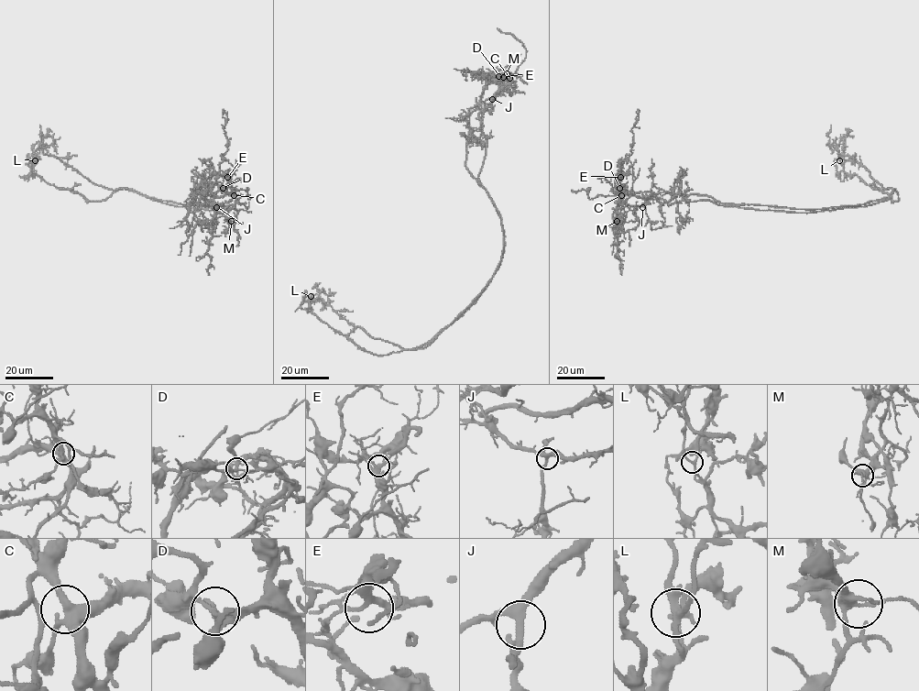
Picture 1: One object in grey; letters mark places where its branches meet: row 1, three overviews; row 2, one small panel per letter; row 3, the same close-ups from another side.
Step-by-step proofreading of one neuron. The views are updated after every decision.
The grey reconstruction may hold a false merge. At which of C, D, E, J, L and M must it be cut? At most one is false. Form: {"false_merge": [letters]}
{"false_merge": ["D"]}

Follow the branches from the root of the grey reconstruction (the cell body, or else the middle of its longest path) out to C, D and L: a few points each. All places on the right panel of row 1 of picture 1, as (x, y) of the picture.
C: (805, 209), (754, 204), (721, 205), (708, 200), (681, 200), (668, 203), (653, 196), (621, 195)
D: (805, 209), (721, 205), (708, 200), (668, 203), (653, 196), (622, 194), (619, 188)
L: (805, 209), (863, 204), (886, 198), (894, 189), (898, 200), (894, 202), (855, 174), (846, 173), (839, 160)

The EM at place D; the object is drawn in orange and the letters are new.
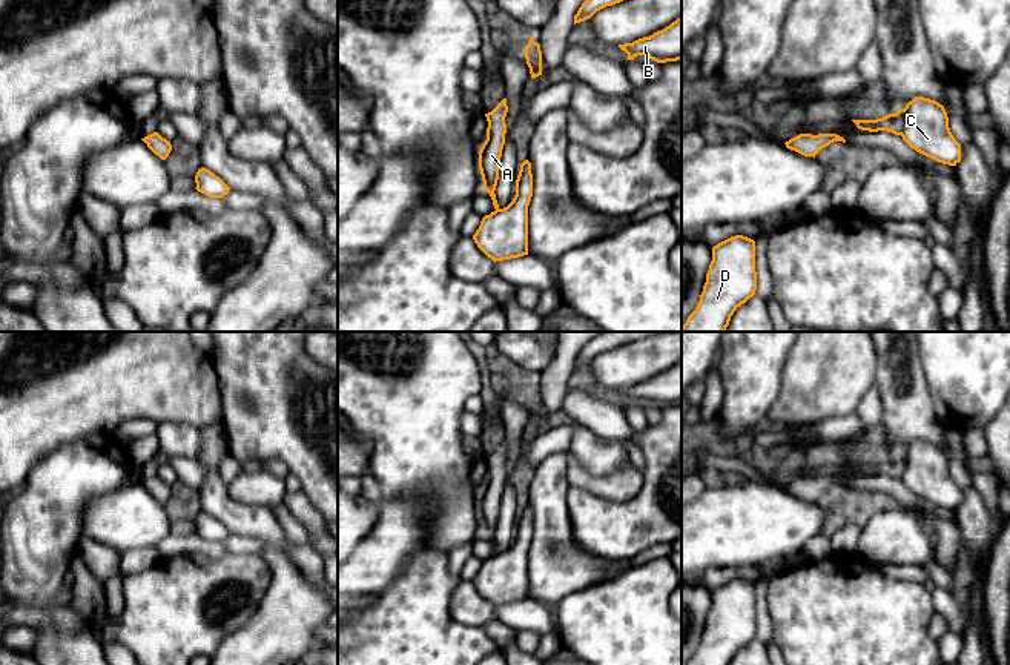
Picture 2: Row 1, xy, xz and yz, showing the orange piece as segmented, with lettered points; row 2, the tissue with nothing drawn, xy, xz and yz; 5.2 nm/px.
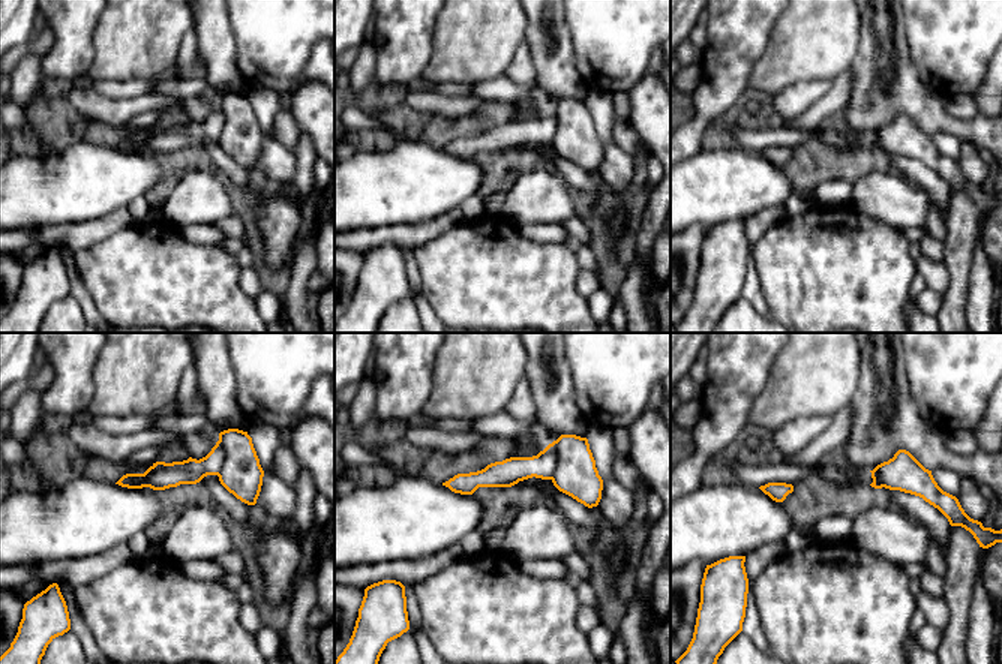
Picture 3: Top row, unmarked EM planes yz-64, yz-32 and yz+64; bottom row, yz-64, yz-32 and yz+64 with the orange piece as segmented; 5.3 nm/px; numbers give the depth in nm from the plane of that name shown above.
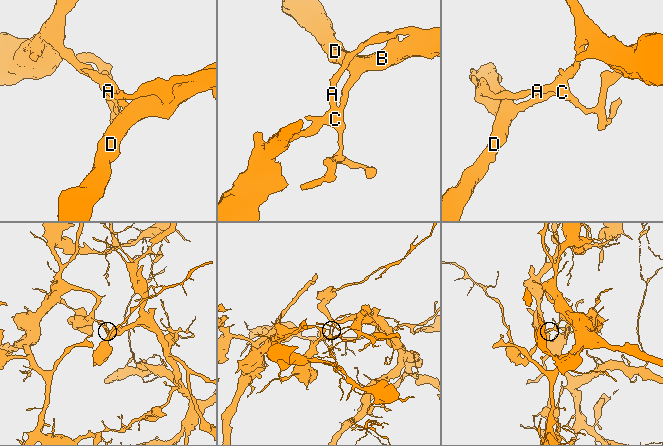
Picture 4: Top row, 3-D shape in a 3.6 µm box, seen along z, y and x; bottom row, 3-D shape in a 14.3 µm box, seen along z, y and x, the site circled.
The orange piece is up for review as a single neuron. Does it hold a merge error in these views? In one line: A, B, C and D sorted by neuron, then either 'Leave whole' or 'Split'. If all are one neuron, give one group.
Groups: A / B C D. Split

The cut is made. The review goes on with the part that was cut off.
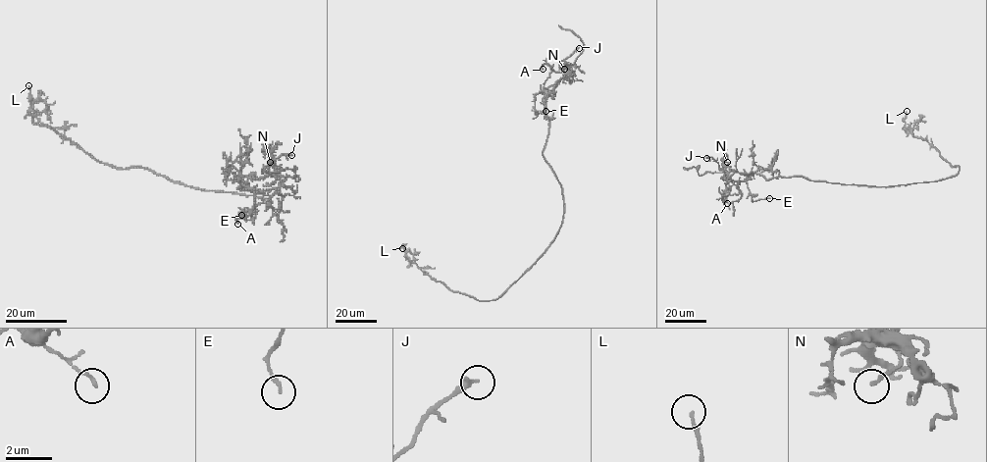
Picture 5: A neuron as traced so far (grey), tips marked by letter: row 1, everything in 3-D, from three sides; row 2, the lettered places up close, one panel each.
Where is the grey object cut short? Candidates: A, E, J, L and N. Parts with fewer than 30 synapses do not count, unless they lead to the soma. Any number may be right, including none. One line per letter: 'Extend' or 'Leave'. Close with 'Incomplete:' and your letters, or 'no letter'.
A: Leave
E: Leave
J: Leave
L: Leave
N: Leave
Incomplete: no letter

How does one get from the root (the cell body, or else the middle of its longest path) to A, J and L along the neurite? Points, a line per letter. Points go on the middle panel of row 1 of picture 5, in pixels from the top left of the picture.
A: (561, 222), (562, 188), (543, 153), (548, 129), (543, 98), (570, 69), (555, 72), (545, 63), (543, 69)
J: (561, 222), (562, 188), (543, 153), (548, 129), (543, 98), (569, 70), (559, 61), (579, 48)
L: (561, 222), (544, 254), (493, 300), (476, 299), (449, 289), (412, 262), (402, 248)

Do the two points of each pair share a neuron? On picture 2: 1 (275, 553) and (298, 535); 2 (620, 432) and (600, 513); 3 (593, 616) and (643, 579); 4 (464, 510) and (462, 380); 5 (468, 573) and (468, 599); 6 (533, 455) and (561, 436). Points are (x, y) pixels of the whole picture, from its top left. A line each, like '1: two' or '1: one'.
1: two
2: two
3: one
4: one
5: two
6: one

